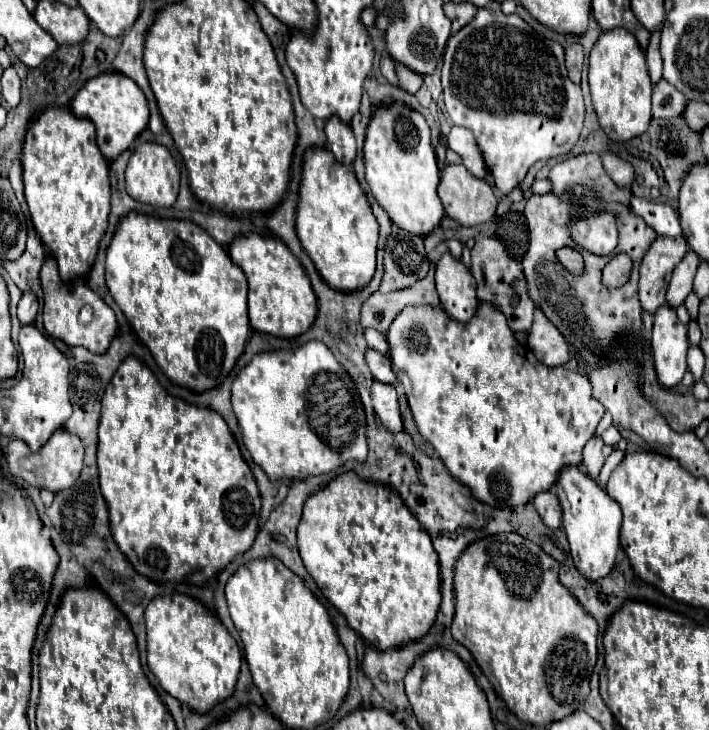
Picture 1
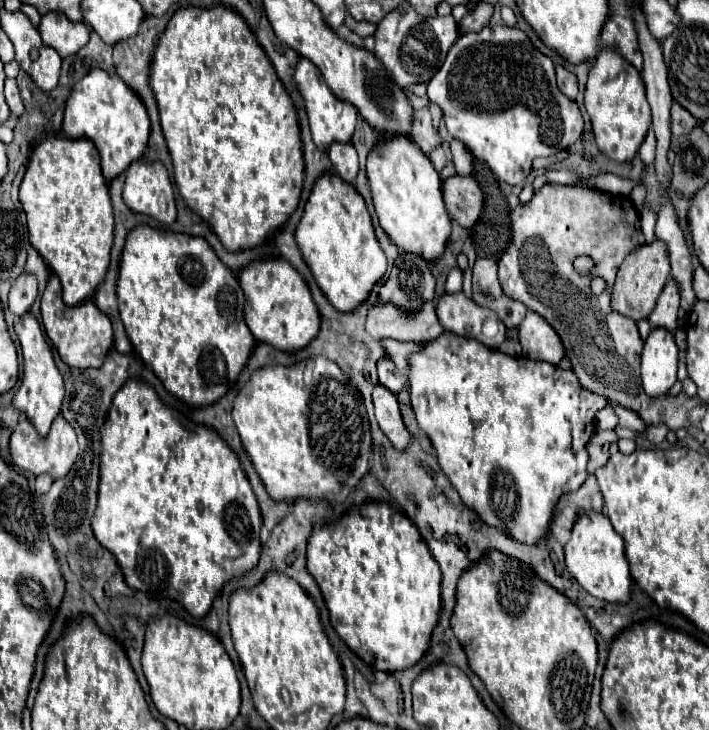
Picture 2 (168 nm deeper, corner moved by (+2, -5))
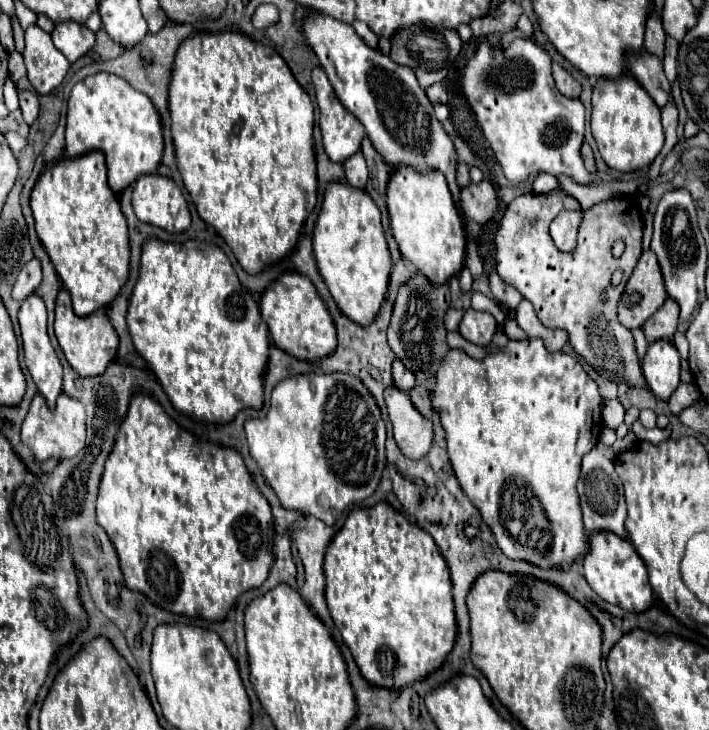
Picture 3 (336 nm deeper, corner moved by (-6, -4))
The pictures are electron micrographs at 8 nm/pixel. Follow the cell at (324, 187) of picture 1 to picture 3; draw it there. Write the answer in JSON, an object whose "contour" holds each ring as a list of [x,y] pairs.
{"contour":[[[345,182],[329,184],[313,230],[313,252],[319,272],[339,310],[355,324],[371,324],[385,302],[391,276],[391,256],[379,208],[367,192]]]}

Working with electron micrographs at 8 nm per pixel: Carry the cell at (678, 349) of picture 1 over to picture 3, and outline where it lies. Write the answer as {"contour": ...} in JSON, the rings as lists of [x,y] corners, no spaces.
{"contour":[[[657,340],[649,344],[647,354],[643,358],[643,376],[647,382],[647,388],[659,398],[669,400],[671,394],[679,386],[679,352],[677,348],[667,340]]]}

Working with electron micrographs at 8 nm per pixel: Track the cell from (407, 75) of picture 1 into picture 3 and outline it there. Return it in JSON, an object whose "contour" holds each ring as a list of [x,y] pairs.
{"contour":[[[433,84],[433,86],[427,90],[427,96],[429,96],[429,100],[435,102],[435,104],[445,104],[445,102],[447,102],[447,92],[445,92],[445,88],[443,88],[441,84]]]}

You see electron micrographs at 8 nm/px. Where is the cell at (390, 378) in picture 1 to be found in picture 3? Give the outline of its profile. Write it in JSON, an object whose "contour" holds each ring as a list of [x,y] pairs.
{"contour":[[[401,360],[393,362],[393,384],[403,392],[409,392],[415,386],[415,376],[401,364]]]}

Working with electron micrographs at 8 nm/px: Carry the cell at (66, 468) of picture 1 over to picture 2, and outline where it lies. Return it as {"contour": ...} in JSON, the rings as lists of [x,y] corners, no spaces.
{"contour":[[[61,415],[53,421],[51,431],[45,439],[41,439],[35,433],[33,425],[25,417],[19,419],[19,425],[15,427],[15,431],[11,435],[11,459],[13,459],[13,463],[25,471],[31,471],[33,475],[47,473],[51,479],[61,479],[61,477],[65,477],[65,473],[69,473],[69,469],[77,461],[77,453],[79,453],[79,447],[77,447],[75,429]]]}

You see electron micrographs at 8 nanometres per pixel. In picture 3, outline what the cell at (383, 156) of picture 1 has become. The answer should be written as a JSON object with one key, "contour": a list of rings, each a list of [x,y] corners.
{"contour":[[[397,168],[391,174],[389,186],[387,186],[387,208],[391,216],[391,230],[399,244],[399,250],[407,262],[411,262],[417,272],[425,274],[427,280],[433,280],[433,284],[447,284],[453,276],[459,276],[465,266],[465,228],[461,222],[461,216],[453,204],[453,196],[447,188],[445,176],[437,170],[429,170],[425,174],[419,174],[415,168]]]}

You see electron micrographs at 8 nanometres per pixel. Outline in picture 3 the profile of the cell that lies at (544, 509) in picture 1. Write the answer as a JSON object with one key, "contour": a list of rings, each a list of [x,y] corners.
{"contour":[[[601,440],[595,444],[595,448],[583,456],[583,466],[581,466],[581,478],[577,484],[579,498],[581,498],[581,508],[583,508],[583,522],[587,532],[615,532],[621,538],[627,538],[625,532],[625,516],[627,516],[627,506],[625,506],[625,496],[621,488],[621,480],[617,478],[613,470],[613,458],[615,452],[605,446]]]}

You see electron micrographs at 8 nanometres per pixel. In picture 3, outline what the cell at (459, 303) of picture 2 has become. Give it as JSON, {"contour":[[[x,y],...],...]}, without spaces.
{"contour":[[[467,310],[459,326],[459,334],[477,346],[489,346],[495,332],[497,332],[497,322],[489,312]]]}

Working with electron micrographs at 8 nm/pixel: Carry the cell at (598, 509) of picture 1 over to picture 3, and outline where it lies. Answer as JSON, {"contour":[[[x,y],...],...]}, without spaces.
{"contour":[[[593,532],[589,538],[589,552],[583,558],[585,580],[605,602],[611,602],[629,612],[645,612],[653,604],[653,588],[649,584],[647,568],[637,556],[633,544],[613,532]]]}

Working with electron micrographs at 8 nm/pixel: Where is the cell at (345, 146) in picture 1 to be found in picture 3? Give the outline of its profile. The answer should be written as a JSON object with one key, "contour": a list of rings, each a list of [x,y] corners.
{"contour":[[[361,152],[353,154],[351,158],[347,158],[343,162],[343,168],[345,168],[345,180],[347,180],[349,186],[365,188],[369,172],[367,172],[367,164],[365,164],[365,158],[363,158]]]}

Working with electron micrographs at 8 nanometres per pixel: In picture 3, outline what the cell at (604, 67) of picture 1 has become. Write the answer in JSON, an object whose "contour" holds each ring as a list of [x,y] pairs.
{"contour":[[[623,74],[617,80],[597,80],[593,90],[591,132],[605,164],[619,172],[635,172],[649,166],[661,152],[665,140],[659,106],[653,104],[653,98],[631,74]]]}

